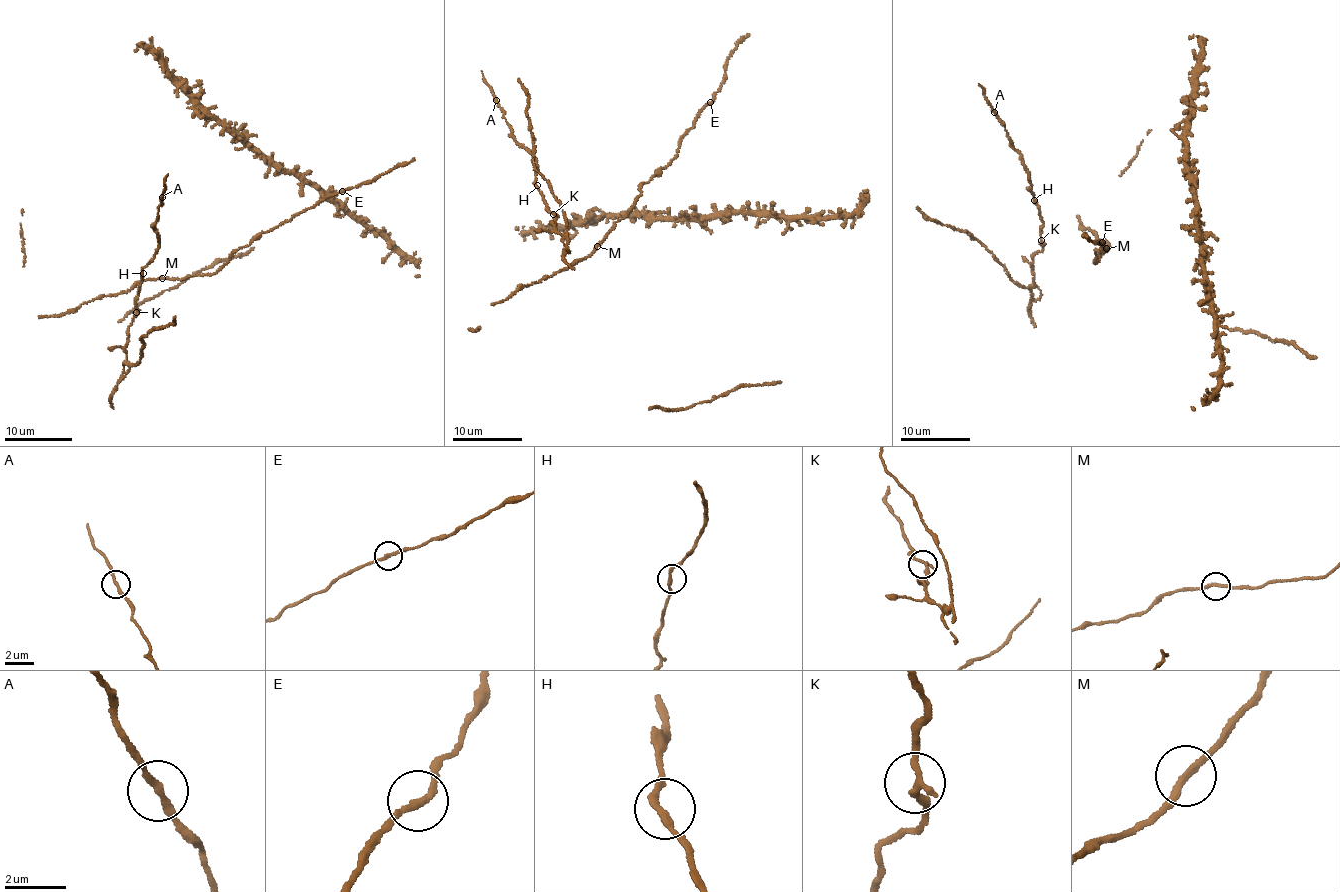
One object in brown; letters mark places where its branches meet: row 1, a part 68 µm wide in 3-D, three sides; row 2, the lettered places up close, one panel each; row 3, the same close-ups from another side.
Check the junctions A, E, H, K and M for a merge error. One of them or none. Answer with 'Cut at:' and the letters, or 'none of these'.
Cut at: none of these

